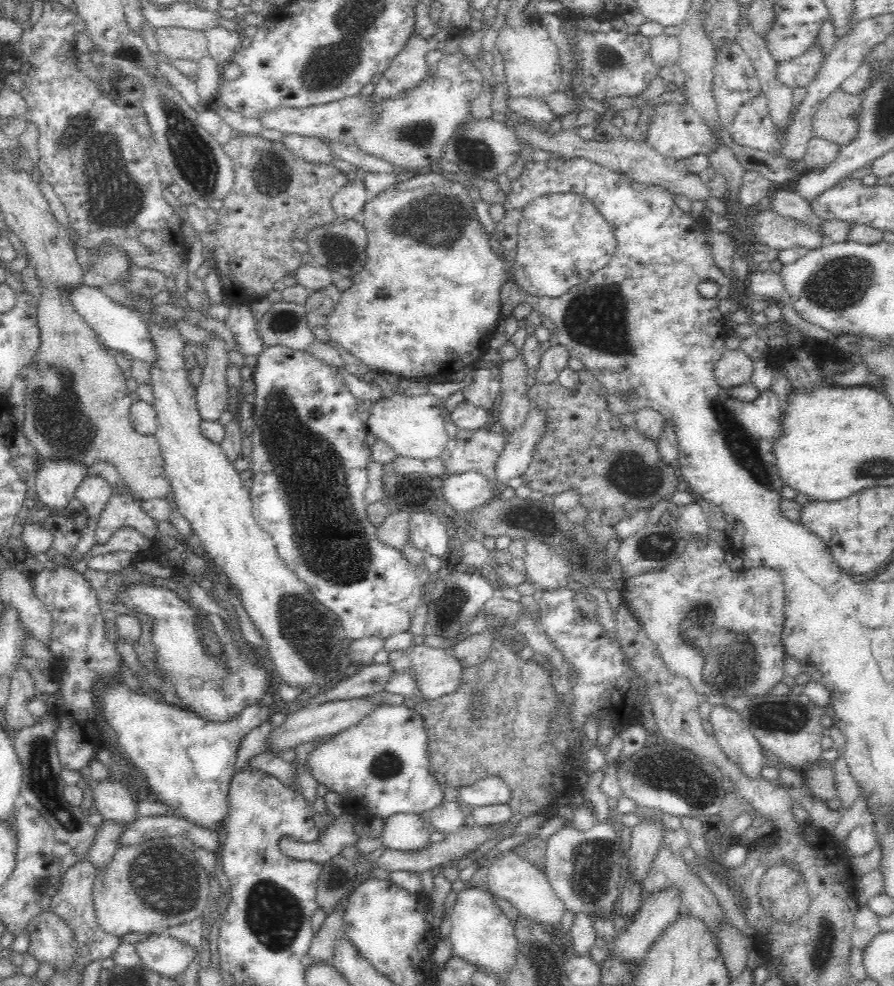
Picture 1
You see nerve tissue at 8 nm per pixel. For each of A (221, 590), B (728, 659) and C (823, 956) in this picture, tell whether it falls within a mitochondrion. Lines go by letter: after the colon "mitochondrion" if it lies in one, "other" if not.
A: other
B: mitochondrion
C: mitochondrion

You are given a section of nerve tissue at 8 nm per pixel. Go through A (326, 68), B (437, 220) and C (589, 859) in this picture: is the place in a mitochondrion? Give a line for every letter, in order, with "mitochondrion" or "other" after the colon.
A: mitochondrion
B: mitochondrion
C: mitochondrion

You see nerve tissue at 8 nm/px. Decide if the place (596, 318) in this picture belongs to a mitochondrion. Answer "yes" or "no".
yes

